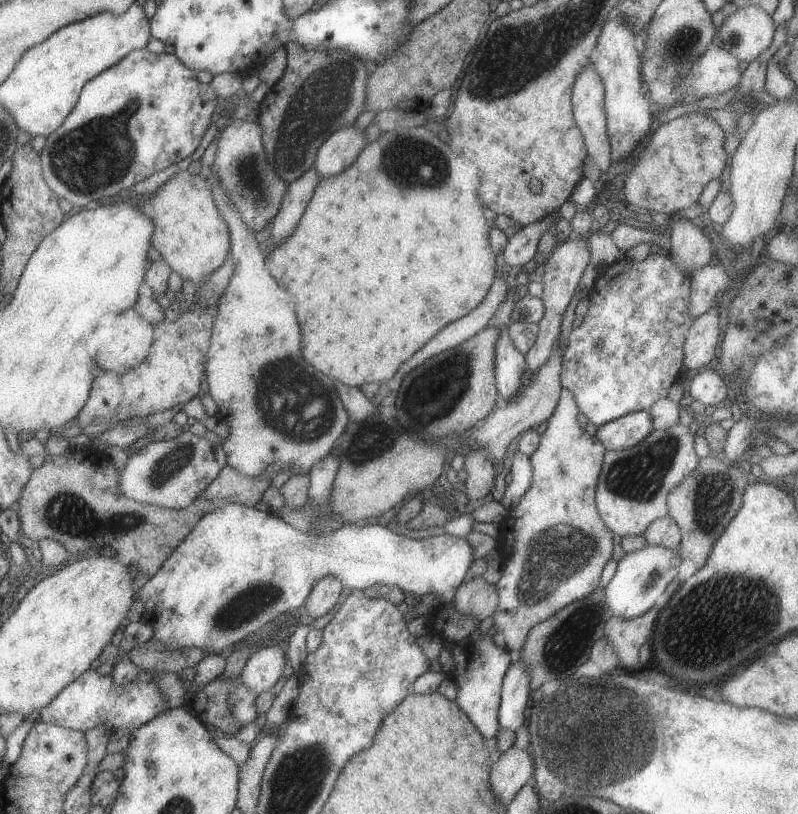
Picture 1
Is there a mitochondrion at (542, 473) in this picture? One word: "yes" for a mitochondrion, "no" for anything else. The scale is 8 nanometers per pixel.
no

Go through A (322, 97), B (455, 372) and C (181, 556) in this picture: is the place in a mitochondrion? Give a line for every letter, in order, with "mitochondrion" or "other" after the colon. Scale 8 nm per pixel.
A: mitochondrion
B: mitochondrion
C: other

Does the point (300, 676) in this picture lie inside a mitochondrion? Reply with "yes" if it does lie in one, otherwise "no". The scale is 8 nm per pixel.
no

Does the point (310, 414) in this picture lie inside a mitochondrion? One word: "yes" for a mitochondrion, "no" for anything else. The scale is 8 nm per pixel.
yes

